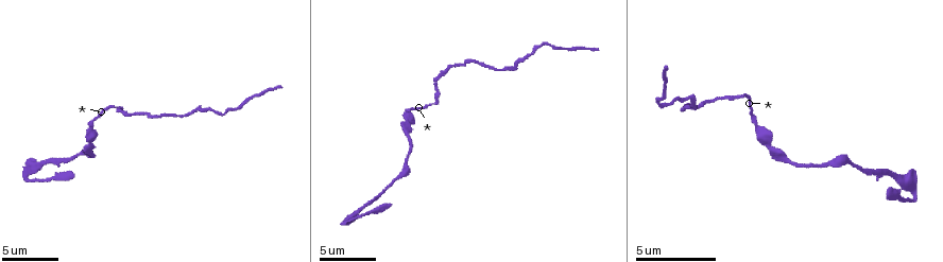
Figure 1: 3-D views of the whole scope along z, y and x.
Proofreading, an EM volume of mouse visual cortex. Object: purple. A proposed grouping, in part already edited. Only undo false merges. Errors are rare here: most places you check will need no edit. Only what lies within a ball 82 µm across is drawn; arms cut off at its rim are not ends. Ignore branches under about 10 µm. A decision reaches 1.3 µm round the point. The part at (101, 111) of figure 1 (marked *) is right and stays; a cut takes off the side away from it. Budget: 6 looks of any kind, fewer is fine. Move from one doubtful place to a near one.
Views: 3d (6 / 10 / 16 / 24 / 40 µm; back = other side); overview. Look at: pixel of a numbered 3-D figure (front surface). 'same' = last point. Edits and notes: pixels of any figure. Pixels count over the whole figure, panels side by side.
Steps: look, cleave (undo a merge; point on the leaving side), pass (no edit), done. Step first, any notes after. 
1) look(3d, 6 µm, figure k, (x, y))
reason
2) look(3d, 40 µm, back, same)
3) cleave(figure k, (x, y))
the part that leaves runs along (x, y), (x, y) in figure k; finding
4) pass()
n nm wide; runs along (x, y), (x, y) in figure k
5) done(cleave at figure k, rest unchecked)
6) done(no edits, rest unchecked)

look(3d, 10 µm, figure 1, (362, 208))
sudden change in width

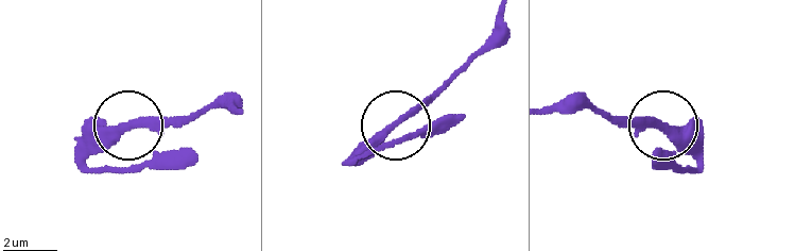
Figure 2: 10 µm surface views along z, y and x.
pass()
runs along (239, 107), (141, 117), (82, 167) in figure 2; all the same neuron

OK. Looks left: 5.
look(3d, 6 µm, figure 1, (408, 128))
calibre changes

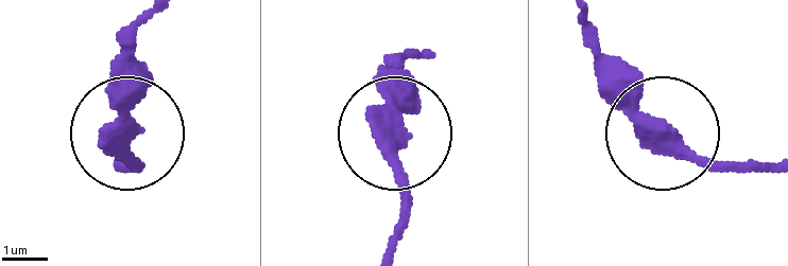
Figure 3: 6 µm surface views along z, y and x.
pass()
400 nm wide; all the same neuron

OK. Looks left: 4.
look(3d, 10 µm, figure 1, (739, 94))
sudden change in width

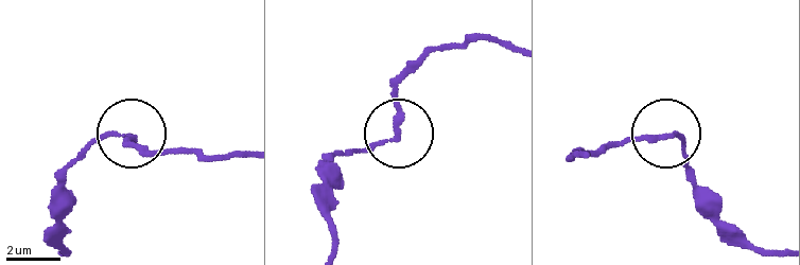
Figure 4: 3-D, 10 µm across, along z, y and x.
pass()
180 nm wide; runs along (681, 145), (667, 134), (602, 145) in figure 4; continuous, no second neuron

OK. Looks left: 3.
done(no edits, rest unchecked)

